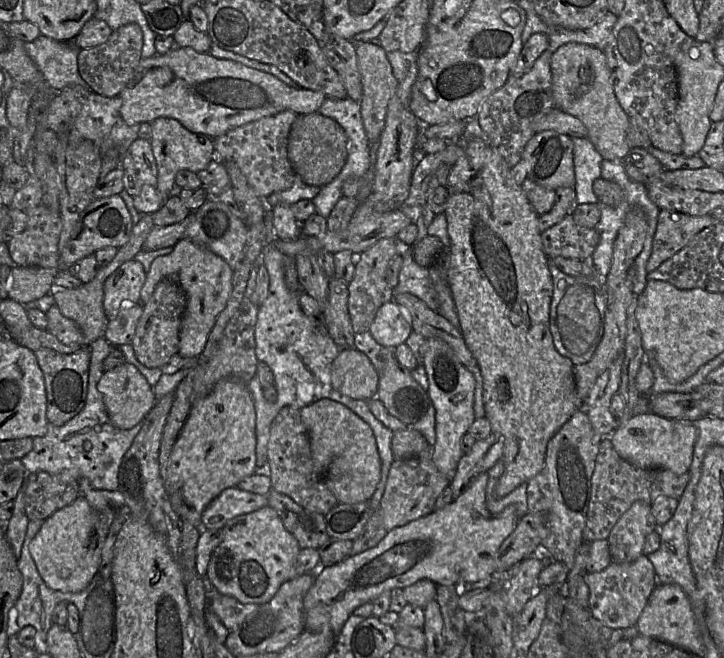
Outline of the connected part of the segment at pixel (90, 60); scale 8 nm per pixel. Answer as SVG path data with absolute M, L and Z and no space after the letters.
M128 24L112 32L109 39L98 46L81 49L78 54L78 72L88 88L104 97L115 97L134 76L141 59L143 32L139 25Z

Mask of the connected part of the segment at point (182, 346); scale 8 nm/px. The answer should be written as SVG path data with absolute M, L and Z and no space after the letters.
M188 238L179 240L170 254L153 260L149 272L146 273L140 303L145 304L150 299L156 285L162 279L172 278L178 282L187 297L179 331L178 354L183 358L199 357L203 352L209 333L231 294L232 274L233 270L223 258Z

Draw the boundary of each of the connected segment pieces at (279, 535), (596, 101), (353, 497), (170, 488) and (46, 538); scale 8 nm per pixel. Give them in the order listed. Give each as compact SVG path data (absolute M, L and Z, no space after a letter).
M271 506L233 518L221 532L222 540L214 549L207 570L207 577L217 592L243 604L262 605L274 597L284 582L300 575L297 557L301 548Z
M569 42L552 55L552 97L554 107L578 118L587 128L587 139L603 159L623 162L630 147L627 142L629 117L619 104L604 51L586 44Z
M328 398L302 407L300 415L308 432L314 468L338 503L355 504L369 501L381 479L381 460L371 427L347 406Z
M223 379L214 386L208 395L197 400L191 407L171 451L167 478L164 482L167 495L180 519L185 519L194 526L201 527L201 516L209 503L224 489L237 487L242 479L254 474L256 467L253 397L247 384L235 379Z
M82 496L44 520L29 544L39 575L52 590L80 592L98 574L102 548L108 535L106 521Z

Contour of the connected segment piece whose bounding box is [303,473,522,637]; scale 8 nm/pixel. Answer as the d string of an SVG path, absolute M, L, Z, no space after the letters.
M480 474L451 504L388 531L373 548L347 556L334 565L320 567L315 573L313 585L303 599L305 630L316 633L332 632L337 637L344 623L357 607L372 602L384 591L403 589L422 579L431 580L436 585L483 585L494 581L497 575L498 550L503 541L514 531L522 516L519 516L515 505L507 506L500 513L491 513L486 506L487 483L488 474Z

